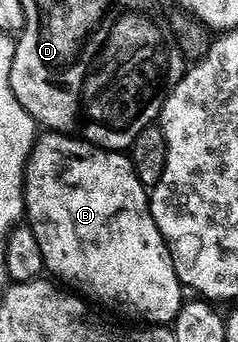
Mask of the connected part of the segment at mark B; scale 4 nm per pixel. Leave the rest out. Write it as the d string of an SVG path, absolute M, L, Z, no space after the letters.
M46 130L44 133L38 134L37 140L33 142L33 148L29 154L29 163L25 167L24 218L27 220L27 225L33 231L35 241L39 241L39 253L43 253L45 271L50 276L58 275L58 277L53 277L60 280L62 284L84 293L90 300L98 299L105 307L114 307L115 310L122 311L125 315L130 315L133 321L140 321L145 325L172 324L173 318L179 313L183 302L181 295L183 284L179 281L179 277L175 273L175 265L171 261L171 253L167 249L165 239L159 233L159 229L151 217L149 191L139 181L139 177L135 173L133 163L129 160L128 154L119 151L110 151L107 147L96 147L95 144L89 143L85 139L78 139L77 136L64 131Z

